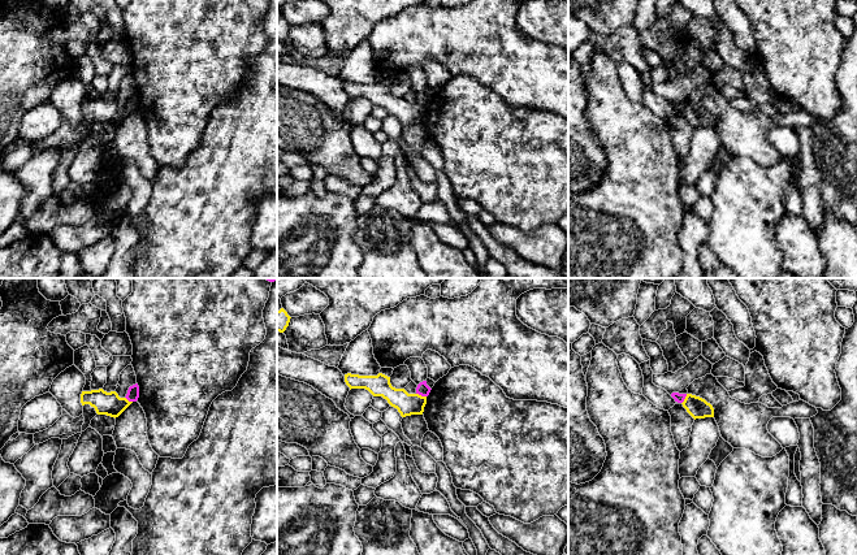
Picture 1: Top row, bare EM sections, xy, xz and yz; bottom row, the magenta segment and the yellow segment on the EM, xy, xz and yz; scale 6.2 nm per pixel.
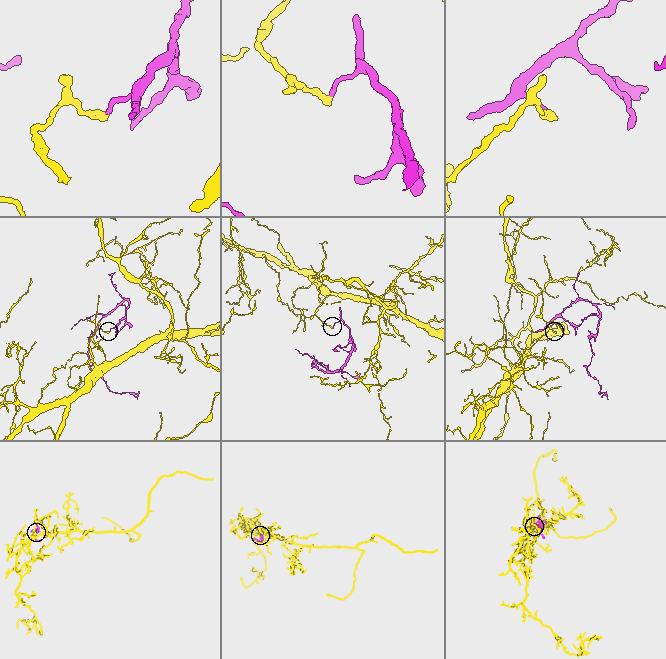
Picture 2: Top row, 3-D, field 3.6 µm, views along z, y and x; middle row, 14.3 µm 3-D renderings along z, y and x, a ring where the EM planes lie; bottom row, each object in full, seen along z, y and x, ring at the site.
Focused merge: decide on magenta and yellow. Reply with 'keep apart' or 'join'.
keep apart

